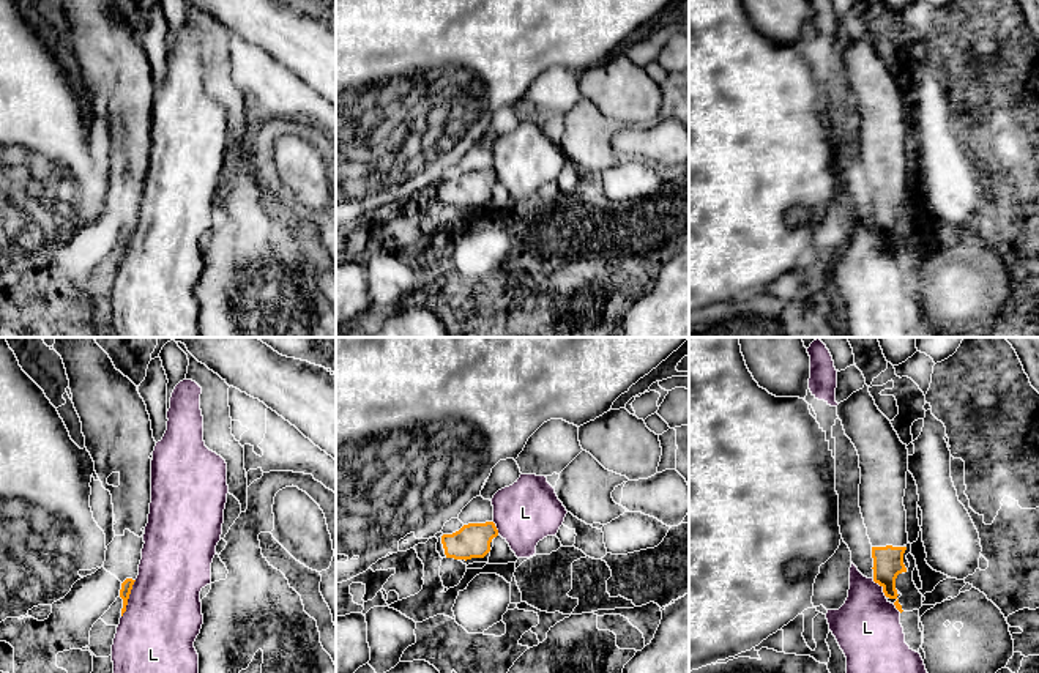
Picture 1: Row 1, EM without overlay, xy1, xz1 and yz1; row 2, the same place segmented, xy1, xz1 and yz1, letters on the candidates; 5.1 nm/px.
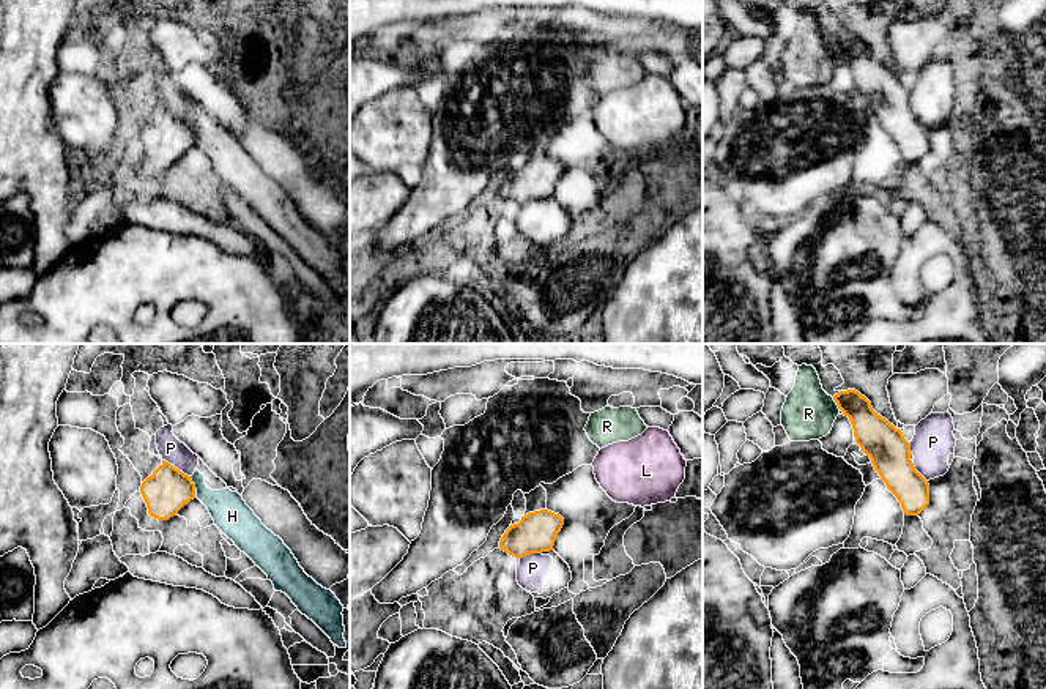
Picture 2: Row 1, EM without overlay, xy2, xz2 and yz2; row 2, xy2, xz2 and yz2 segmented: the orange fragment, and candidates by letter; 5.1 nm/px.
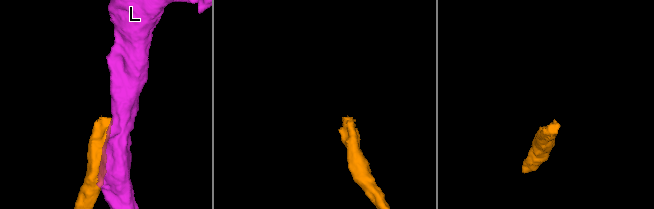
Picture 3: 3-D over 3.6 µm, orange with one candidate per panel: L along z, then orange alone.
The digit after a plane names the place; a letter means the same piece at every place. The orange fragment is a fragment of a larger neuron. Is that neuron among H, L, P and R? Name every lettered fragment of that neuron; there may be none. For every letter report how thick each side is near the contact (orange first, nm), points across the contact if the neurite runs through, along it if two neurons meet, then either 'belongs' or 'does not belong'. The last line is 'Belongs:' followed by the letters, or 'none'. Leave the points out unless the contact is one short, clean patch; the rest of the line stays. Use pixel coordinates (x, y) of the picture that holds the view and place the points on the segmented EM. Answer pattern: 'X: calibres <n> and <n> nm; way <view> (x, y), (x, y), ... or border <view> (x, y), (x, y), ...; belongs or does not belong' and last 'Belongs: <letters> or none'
H: calibres 220 and 190 nm; border xy2 (189, 476), (196, 487); does not belong
L: calibres 60 and 400 nm; does not belong
P: calibres 220 and 120 nm; border xy2 (163, 459), (189, 476); does not belong
R: calibres 190 and 280 nm; border yz2 (832, 398), (840, 409); does not belong
Belongs: none

